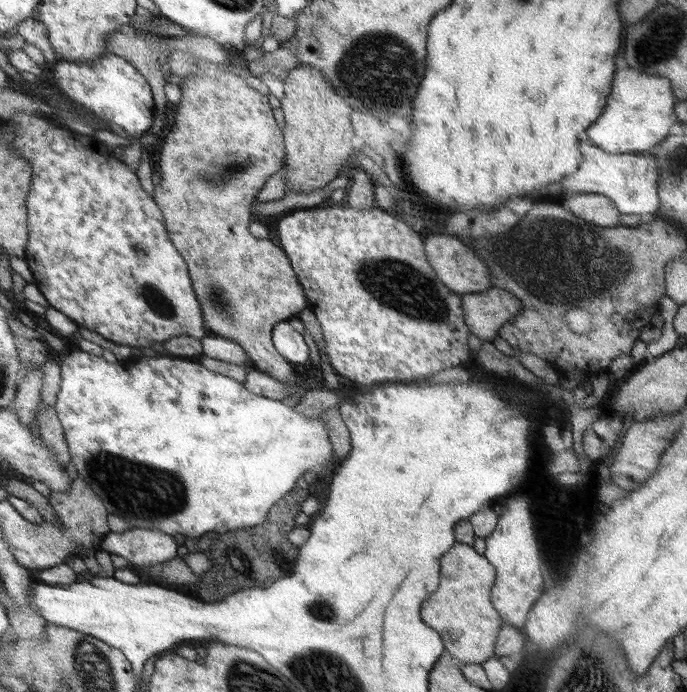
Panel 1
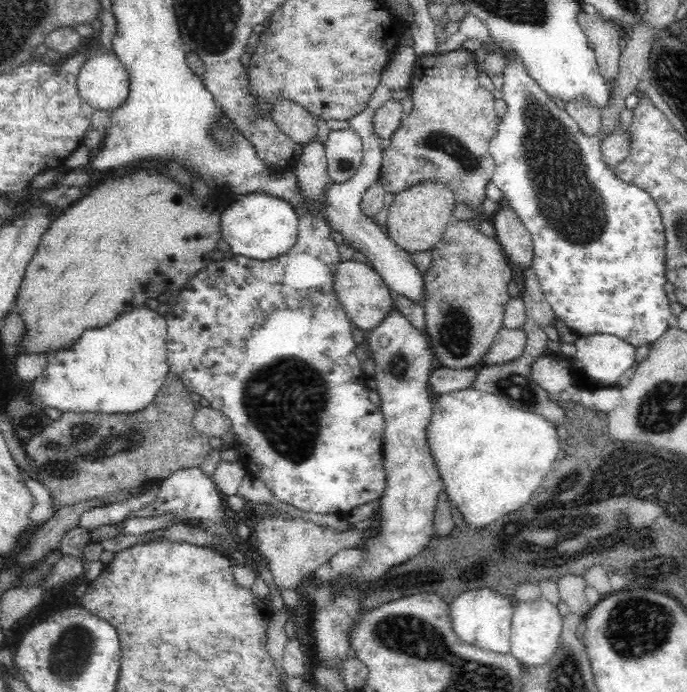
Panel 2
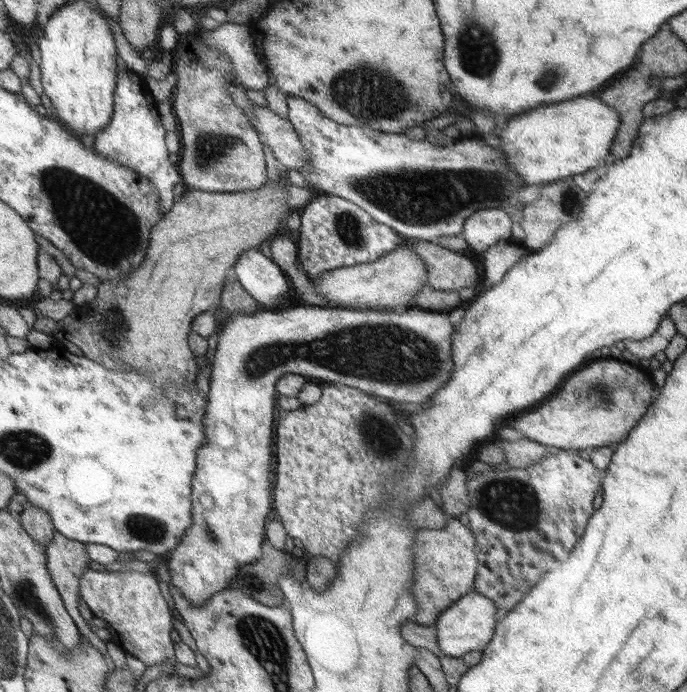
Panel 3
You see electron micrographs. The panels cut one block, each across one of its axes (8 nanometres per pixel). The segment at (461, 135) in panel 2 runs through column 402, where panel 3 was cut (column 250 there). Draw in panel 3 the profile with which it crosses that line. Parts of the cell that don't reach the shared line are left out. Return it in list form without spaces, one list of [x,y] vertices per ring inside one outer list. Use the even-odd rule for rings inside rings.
[[[193,8],[190,16],[196,24],[196,31],[191,36],[179,35],[175,47],[170,51],[172,72],[176,76],[176,84],[171,92],[171,106],[177,119],[177,133],[180,135],[180,152],[175,166],[179,168],[182,185],[185,191],[238,193],[254,191],[267,180],[265,160],[261,152],[261,142],[252,120],[245,116],[241,108],[233,104],[227,94],[228,84],[234,84],[231,61],[223,53],[216,51],[213,45],[199,40],[199,34],[208,31],[200,23],[203,8]]]

